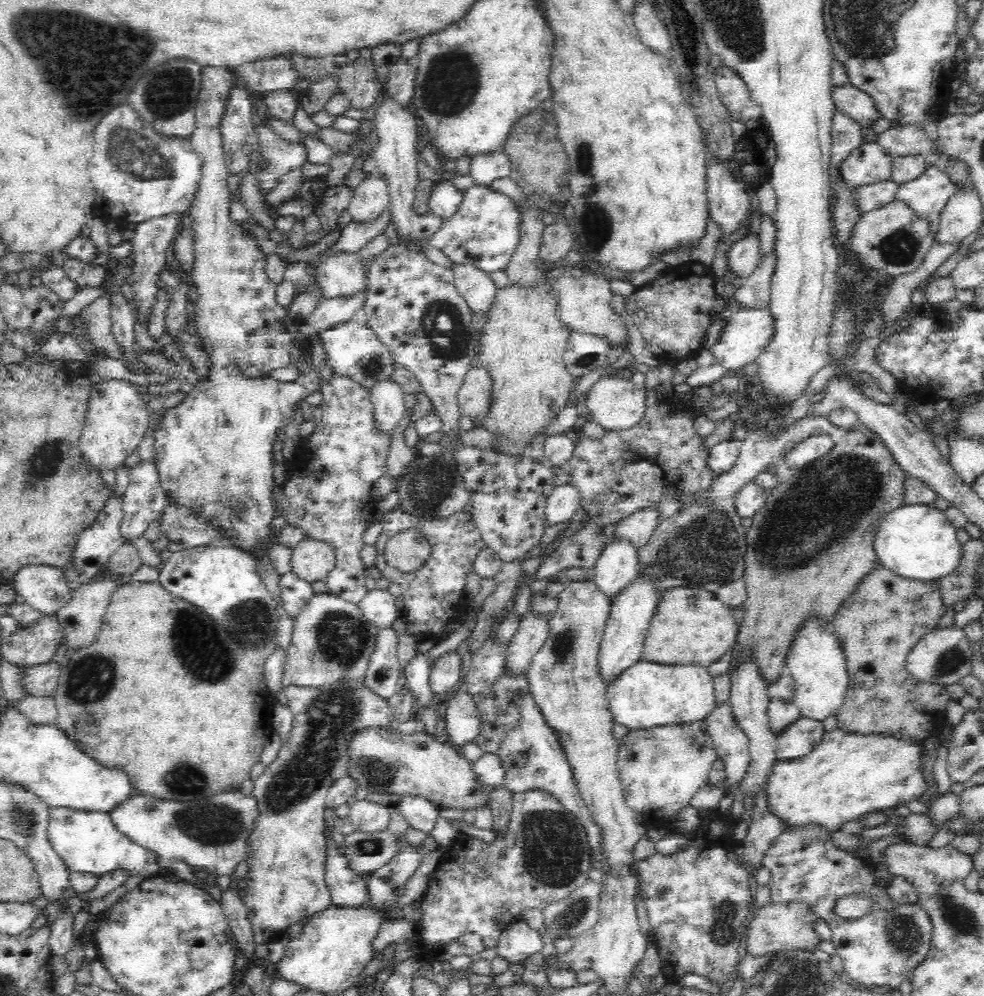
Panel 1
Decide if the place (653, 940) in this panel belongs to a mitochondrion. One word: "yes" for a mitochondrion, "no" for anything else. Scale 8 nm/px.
no

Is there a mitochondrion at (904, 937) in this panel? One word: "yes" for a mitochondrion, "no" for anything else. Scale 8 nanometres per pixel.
yes

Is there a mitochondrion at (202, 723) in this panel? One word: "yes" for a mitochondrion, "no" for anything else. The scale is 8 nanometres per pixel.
no

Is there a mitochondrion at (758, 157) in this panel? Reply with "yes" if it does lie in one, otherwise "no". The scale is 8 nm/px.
no

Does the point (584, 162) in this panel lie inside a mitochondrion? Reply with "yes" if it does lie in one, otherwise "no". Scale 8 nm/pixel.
yes

